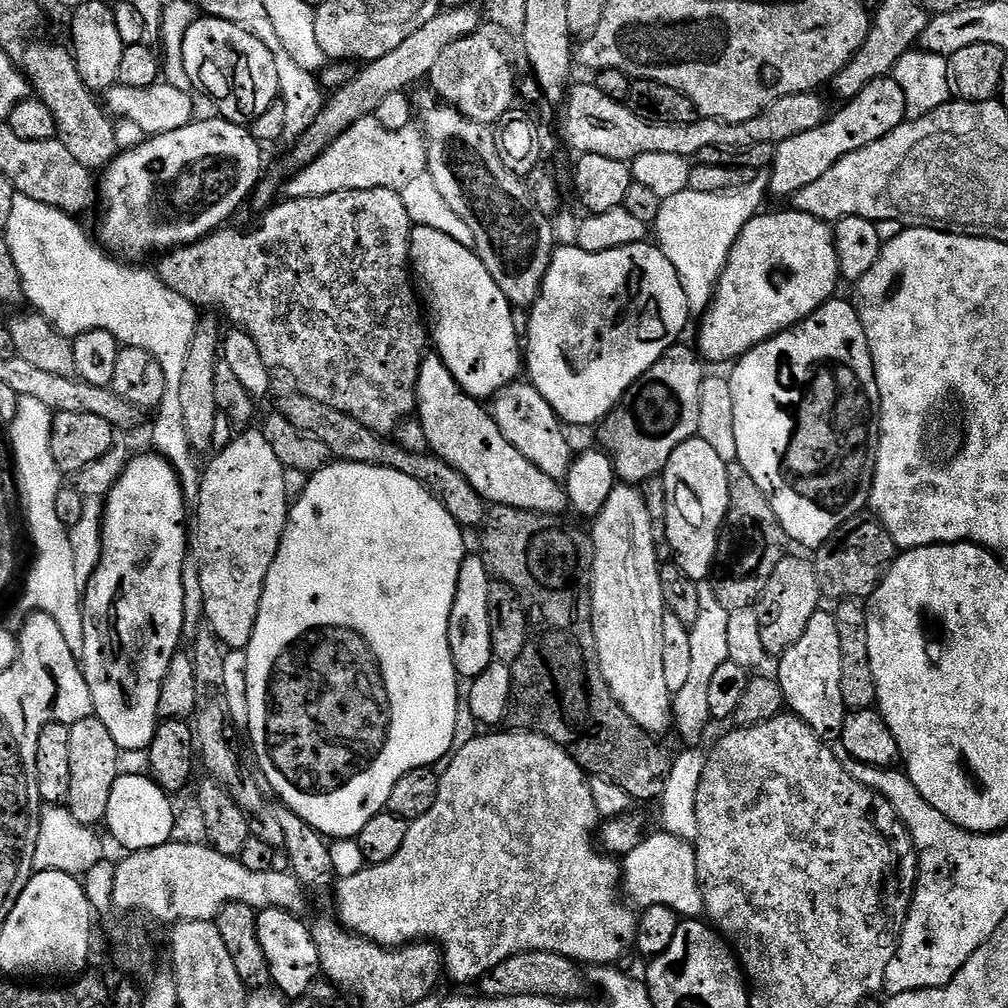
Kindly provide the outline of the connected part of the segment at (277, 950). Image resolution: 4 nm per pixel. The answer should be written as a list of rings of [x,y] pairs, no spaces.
[[[265,908],[256,918],[258,942],[262,942],[262,954],[266,954],[271,983],[285,998],[306,995],[321,975],[318,946],[314,946],[311,927],[300,919],[297,913],[281,908]]]

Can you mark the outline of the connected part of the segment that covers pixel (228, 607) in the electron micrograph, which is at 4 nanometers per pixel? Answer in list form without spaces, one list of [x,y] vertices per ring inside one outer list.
[[[244,430],[237,436],[240,437],[230,441],[220,453],[217,451],[211,457],[213,460],[206,464],[200,478],[200,494],[194,500],[194,560],[196,556],[196,564],[200,567],[204,616],[208,619],[207,627],[228,650],[247,649],[254,634],[266,574],[270,574],[270,566],[274,566],[290,511],[285,468],[278,462],[278,454],[274,454],[270,442],[266,442],[263,431]]]

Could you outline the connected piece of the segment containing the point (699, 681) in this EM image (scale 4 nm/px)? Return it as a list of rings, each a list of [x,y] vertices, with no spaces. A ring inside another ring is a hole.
[[[708,582],[698,583],[699,613],[698,622],[690,626],[690,679],[682,690],[675,693],[672,698],[672,719],[675,731],[680,731],[680,736],[689,745],[699,745],[708,724],[713,723],[710,714],[710,682],[714,679],[714,673],[718,666],[728,659],[729,651],[729,621],[731,612],[722,602],[718,602],[718,594],[715,587]]]

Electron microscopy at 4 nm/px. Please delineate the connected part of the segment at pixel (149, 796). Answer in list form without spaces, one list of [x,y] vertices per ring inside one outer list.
[[[120,775],[114,782],[114,790],[110,790],[110,806],[104,815],[106,828],[129,853],[169,843],[176,828],[176,812],[168,801],[169,793],[163,792],[155,780],[144,776]]]

